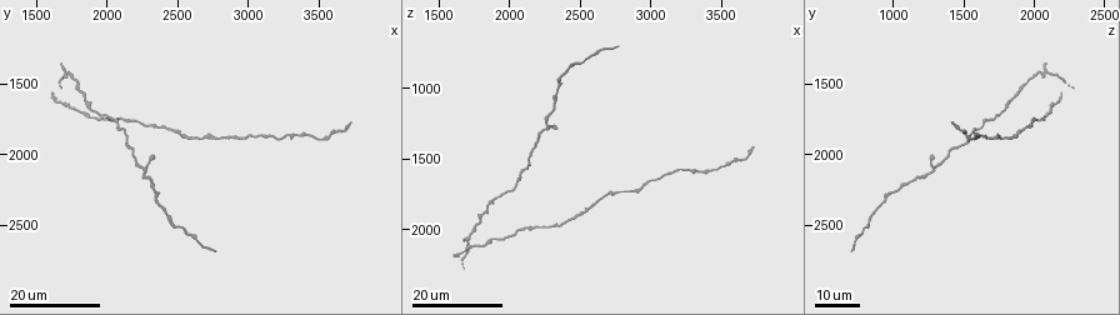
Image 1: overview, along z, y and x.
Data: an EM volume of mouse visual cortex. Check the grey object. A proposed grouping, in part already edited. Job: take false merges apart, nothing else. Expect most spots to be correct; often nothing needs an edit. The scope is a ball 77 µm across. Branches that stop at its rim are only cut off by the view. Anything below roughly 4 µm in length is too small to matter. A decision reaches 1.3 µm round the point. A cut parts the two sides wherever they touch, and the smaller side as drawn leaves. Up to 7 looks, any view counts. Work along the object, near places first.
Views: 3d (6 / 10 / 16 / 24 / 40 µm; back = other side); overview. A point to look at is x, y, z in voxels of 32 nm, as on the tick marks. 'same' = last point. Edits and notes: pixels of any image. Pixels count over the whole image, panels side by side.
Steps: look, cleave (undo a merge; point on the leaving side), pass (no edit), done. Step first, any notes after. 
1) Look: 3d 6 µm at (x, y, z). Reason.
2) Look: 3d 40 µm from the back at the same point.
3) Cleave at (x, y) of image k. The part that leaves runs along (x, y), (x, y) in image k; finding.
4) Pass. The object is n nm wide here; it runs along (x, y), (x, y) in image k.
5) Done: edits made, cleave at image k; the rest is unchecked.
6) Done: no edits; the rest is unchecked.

Look: 3d 16 µm at (2760, 1880, 1740). Sudden change in width.

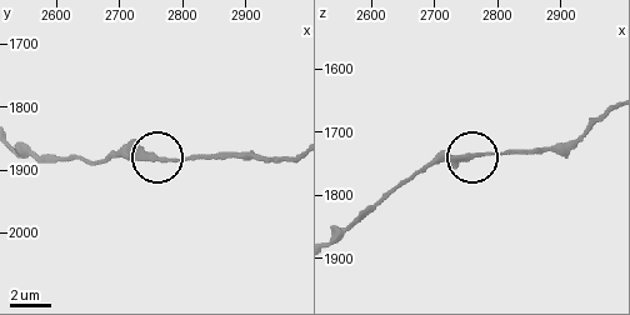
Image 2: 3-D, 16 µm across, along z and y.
Look: 3d 10 µm at (2750, 1880, 1735).

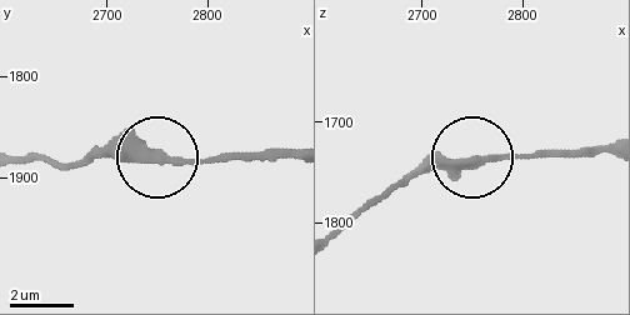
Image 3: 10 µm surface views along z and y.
Pass. It runs along (341, 230), (438, 166), (580, 158) in image 3; continuous, no second cell.

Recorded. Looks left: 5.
Look: 3d 16 µm at (2520, 1860, 1880). A narrow waist.

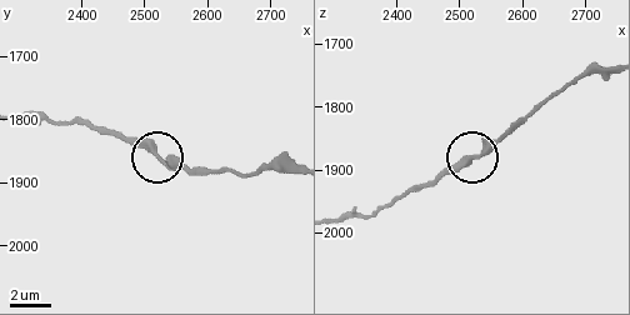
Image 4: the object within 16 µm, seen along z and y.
Look: 3d 10 µm at (2520, 1860, 1880).

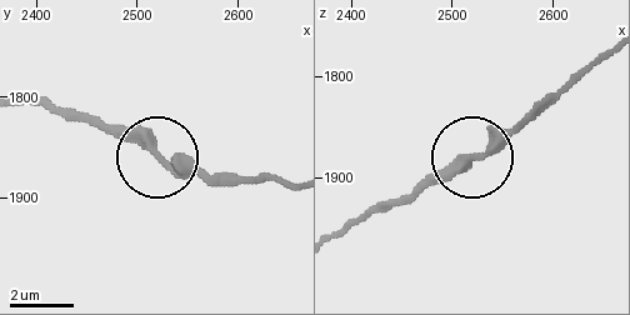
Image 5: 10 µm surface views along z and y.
Pass. It runs along (339, 235), (451, 179), (530, 111) in image 5; continuous, no second cell.

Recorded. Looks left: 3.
Look: 3d 24 µm at (2040, 1760, 1700). Sudden change in width.

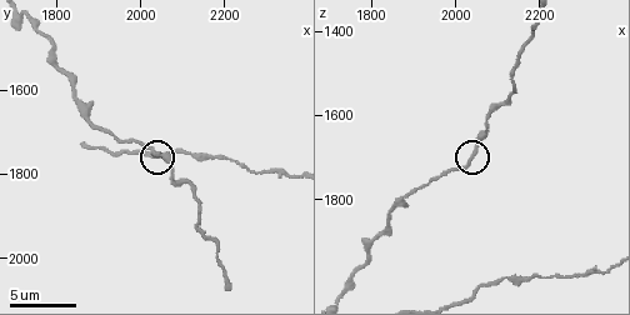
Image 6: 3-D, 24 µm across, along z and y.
Look: 3d 6 µm at (2050, 1750, 1690). Zoom in.

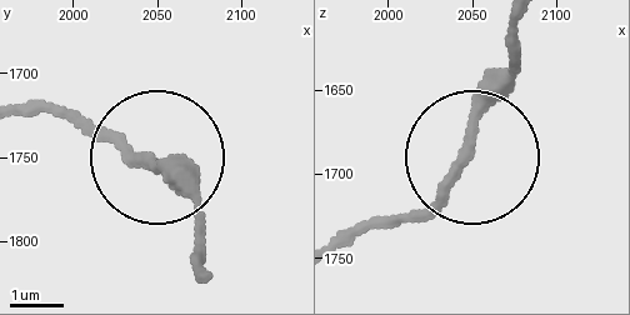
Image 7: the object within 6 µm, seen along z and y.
Pass. It runs along (341, 248), (421, 208), (461, 168), (515, 64) in image 7; all the same cell.

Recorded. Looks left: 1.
Done: no edits; the rest is unchecked.

